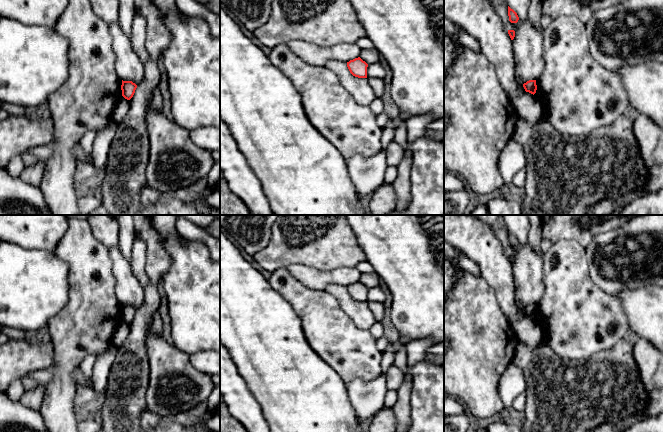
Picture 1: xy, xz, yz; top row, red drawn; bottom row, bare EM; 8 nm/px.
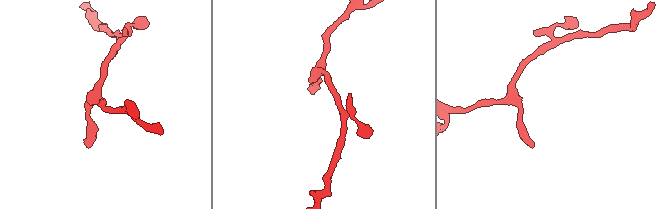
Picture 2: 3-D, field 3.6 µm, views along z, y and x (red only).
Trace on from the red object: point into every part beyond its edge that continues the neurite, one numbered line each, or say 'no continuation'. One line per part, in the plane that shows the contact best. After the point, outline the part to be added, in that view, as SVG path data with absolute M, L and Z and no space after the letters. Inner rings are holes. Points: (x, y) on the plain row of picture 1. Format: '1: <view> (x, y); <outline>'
no continuation

